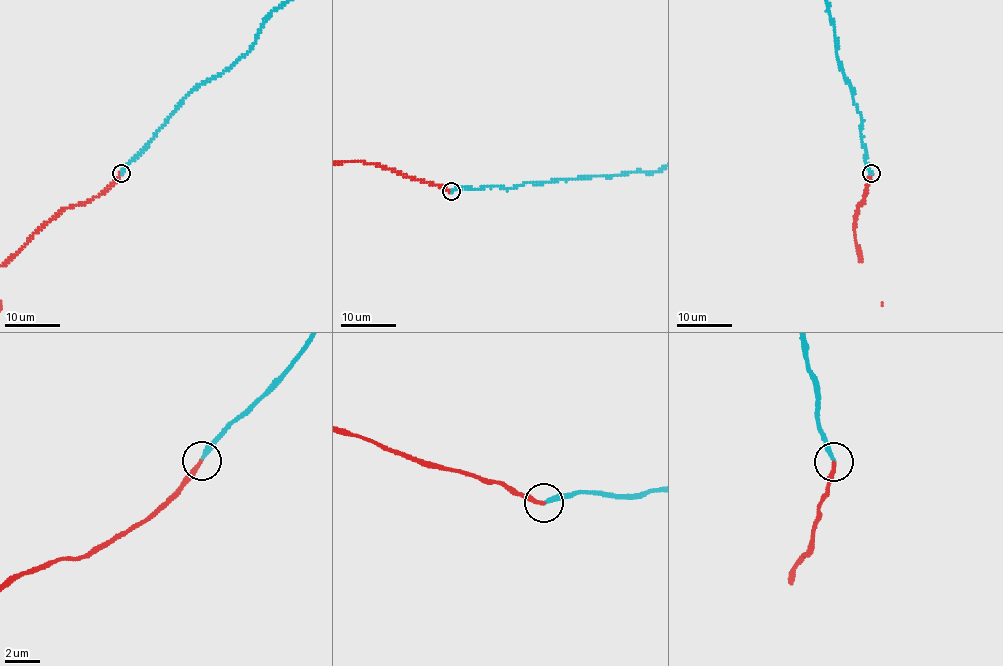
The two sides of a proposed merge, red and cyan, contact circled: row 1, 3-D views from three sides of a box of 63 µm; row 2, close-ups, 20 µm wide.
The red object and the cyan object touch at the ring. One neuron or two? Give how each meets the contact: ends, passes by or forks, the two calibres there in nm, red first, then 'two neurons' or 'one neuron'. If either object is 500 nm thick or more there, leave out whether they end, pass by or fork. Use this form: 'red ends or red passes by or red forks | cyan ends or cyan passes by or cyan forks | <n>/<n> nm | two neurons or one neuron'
red ends | cyan ends | 240/260 nm | one neuron

